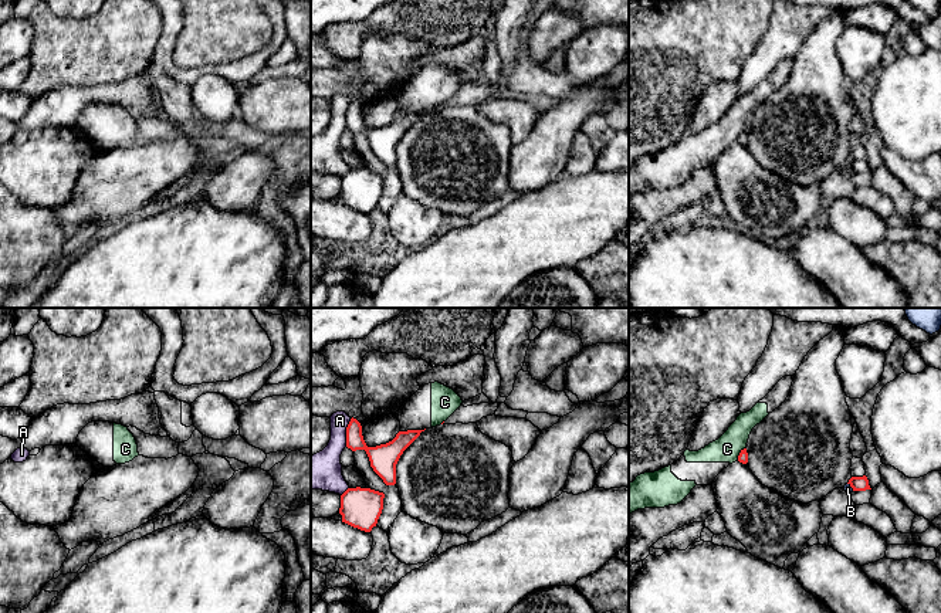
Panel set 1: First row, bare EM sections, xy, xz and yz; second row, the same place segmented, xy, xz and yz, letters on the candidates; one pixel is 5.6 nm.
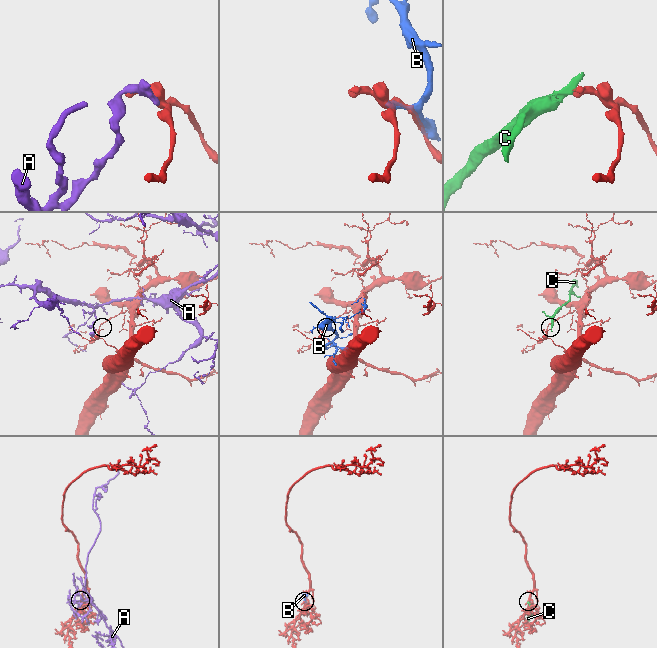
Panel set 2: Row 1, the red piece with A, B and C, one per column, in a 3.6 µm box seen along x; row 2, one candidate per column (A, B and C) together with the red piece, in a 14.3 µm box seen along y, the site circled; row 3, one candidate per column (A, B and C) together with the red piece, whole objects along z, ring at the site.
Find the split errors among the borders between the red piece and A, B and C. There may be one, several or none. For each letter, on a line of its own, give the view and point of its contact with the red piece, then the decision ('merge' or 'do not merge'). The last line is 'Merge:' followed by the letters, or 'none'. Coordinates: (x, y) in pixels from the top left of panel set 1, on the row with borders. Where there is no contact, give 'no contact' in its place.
A: meets red in xz at (347, 433); do not merge
B: meets red in yz at (850, 486); do not merge
C: meets red in yz at (740, 453); do not merge
Merge: none

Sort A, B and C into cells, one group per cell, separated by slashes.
A / B / C

